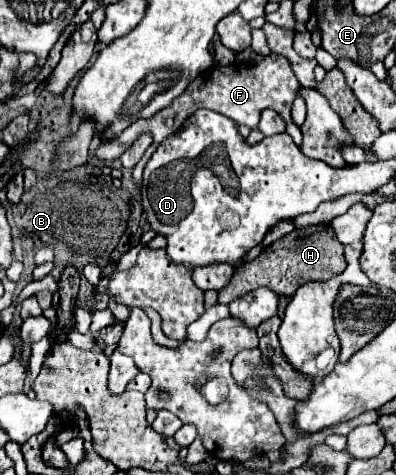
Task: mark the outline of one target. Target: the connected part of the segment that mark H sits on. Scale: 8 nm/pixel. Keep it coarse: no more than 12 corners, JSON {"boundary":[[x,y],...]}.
{"boundary":[[328,224],[296,228],[236,268],[218,302],[260,286],[290,298],[346,268]]}

